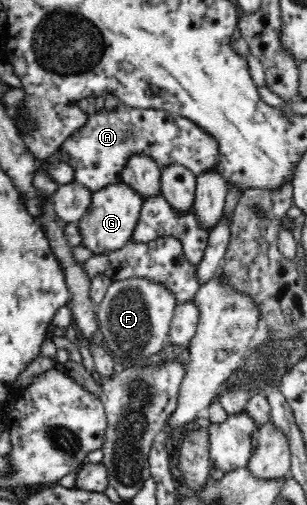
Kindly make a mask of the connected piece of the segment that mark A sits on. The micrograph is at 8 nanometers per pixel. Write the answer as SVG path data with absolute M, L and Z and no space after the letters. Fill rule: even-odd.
M120 101L118 106L107 110L89 110L87 120L70 138L66 138L58 151L59 162L72 168L72 181L90 189L90 193L111 184L118 184L120 174L128 159L134 155L146 155L161 169L170 165L182 165L200 176L216 164L218 145L196 123L165 111L128 107Z

